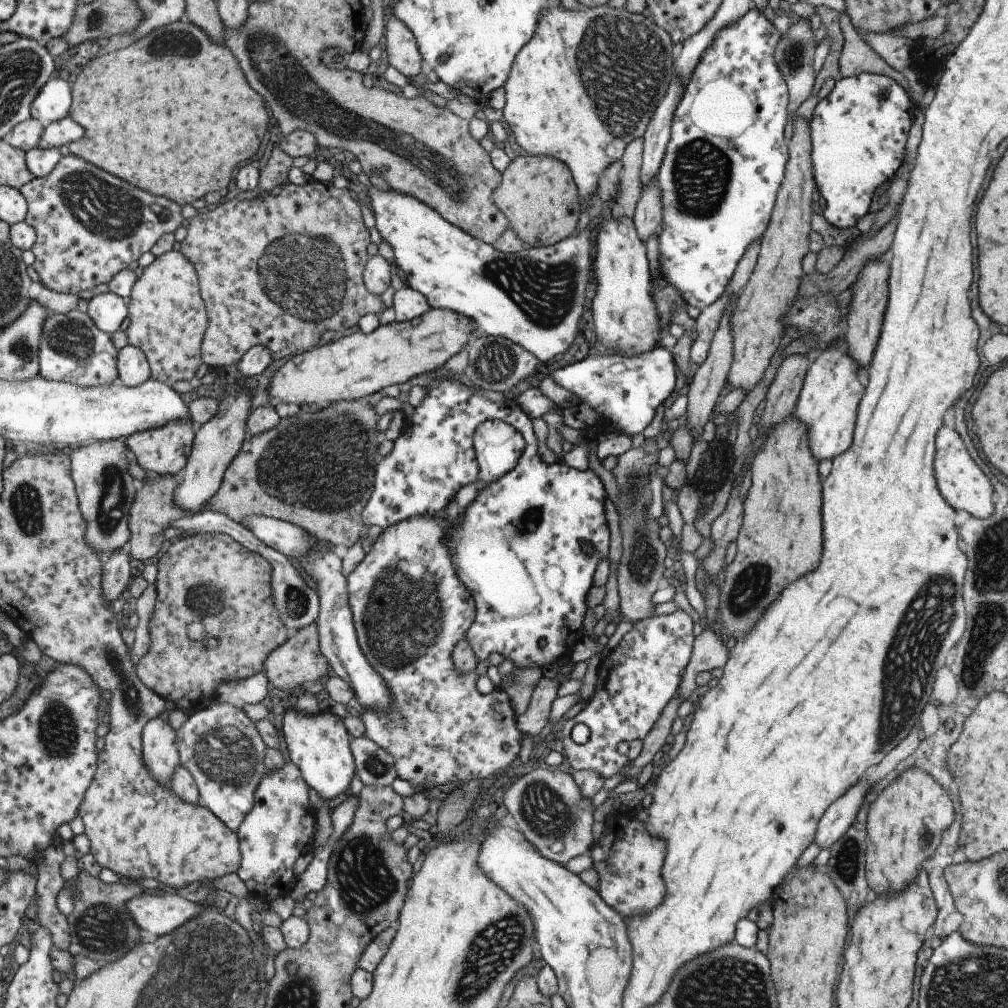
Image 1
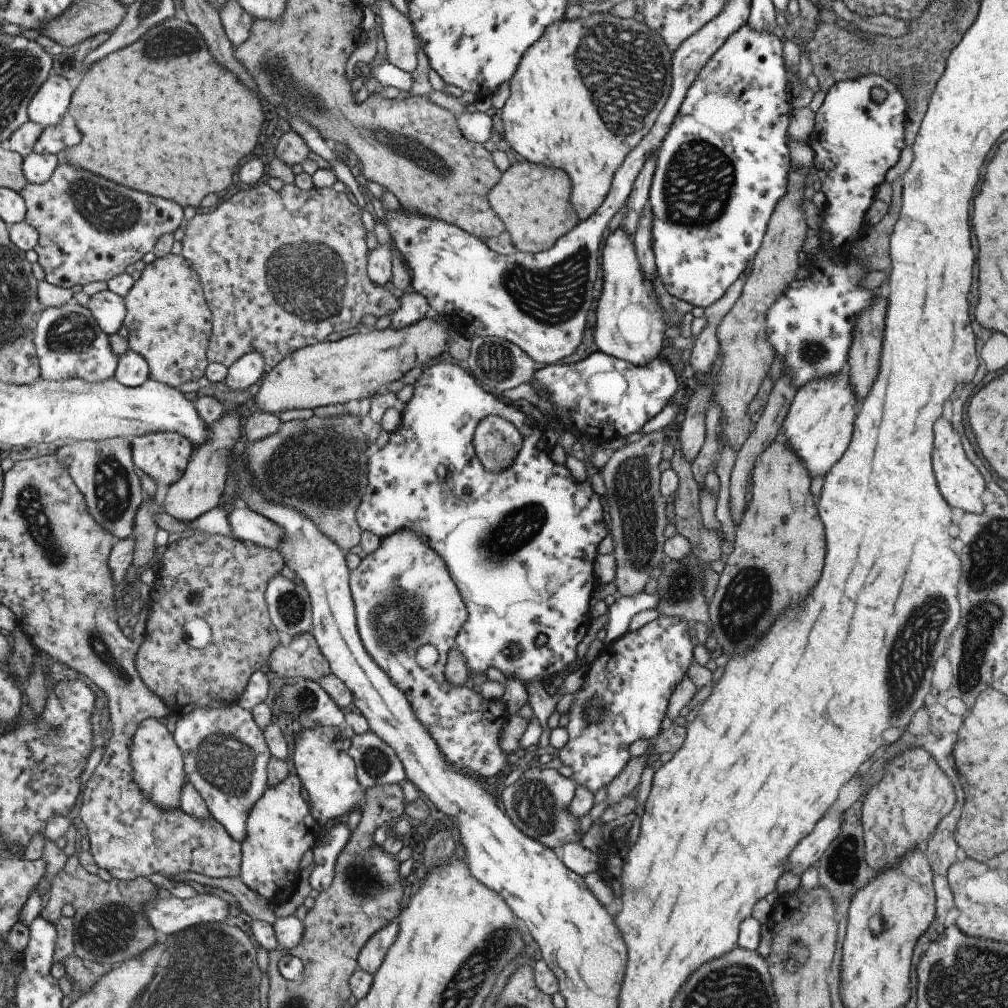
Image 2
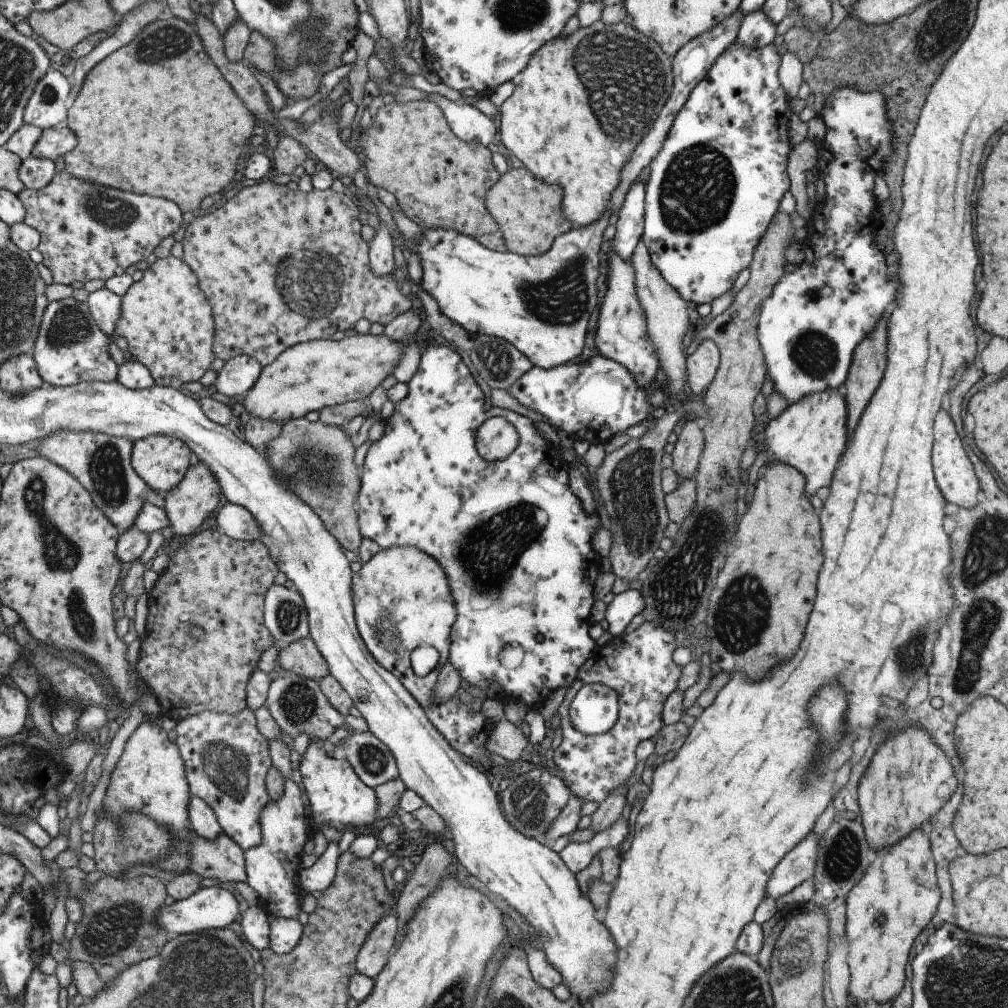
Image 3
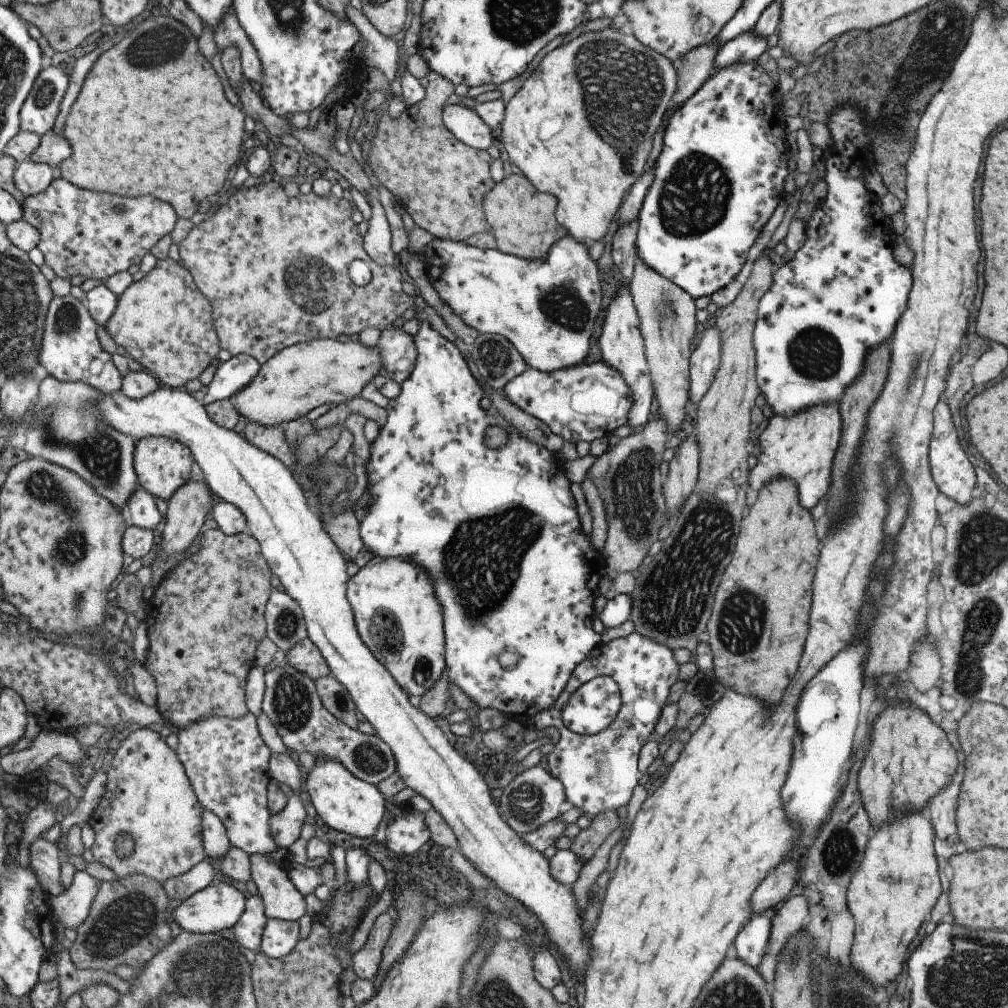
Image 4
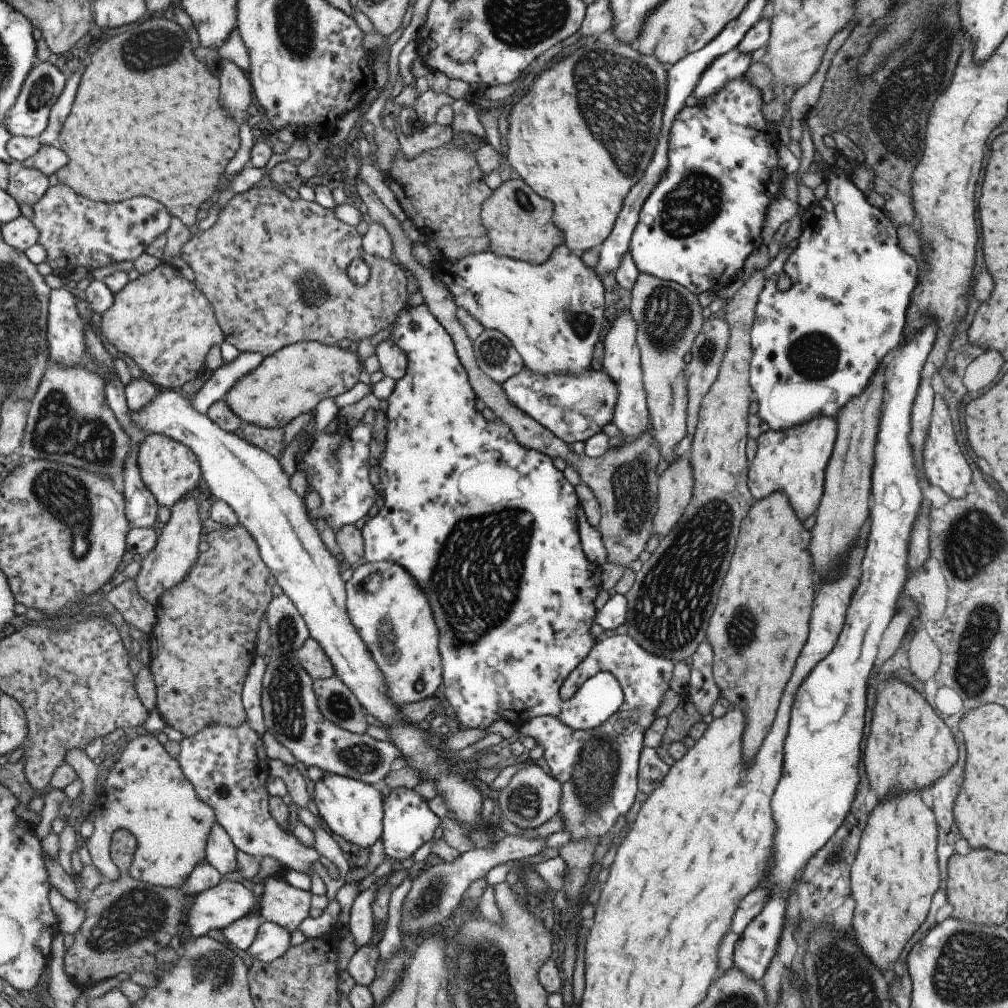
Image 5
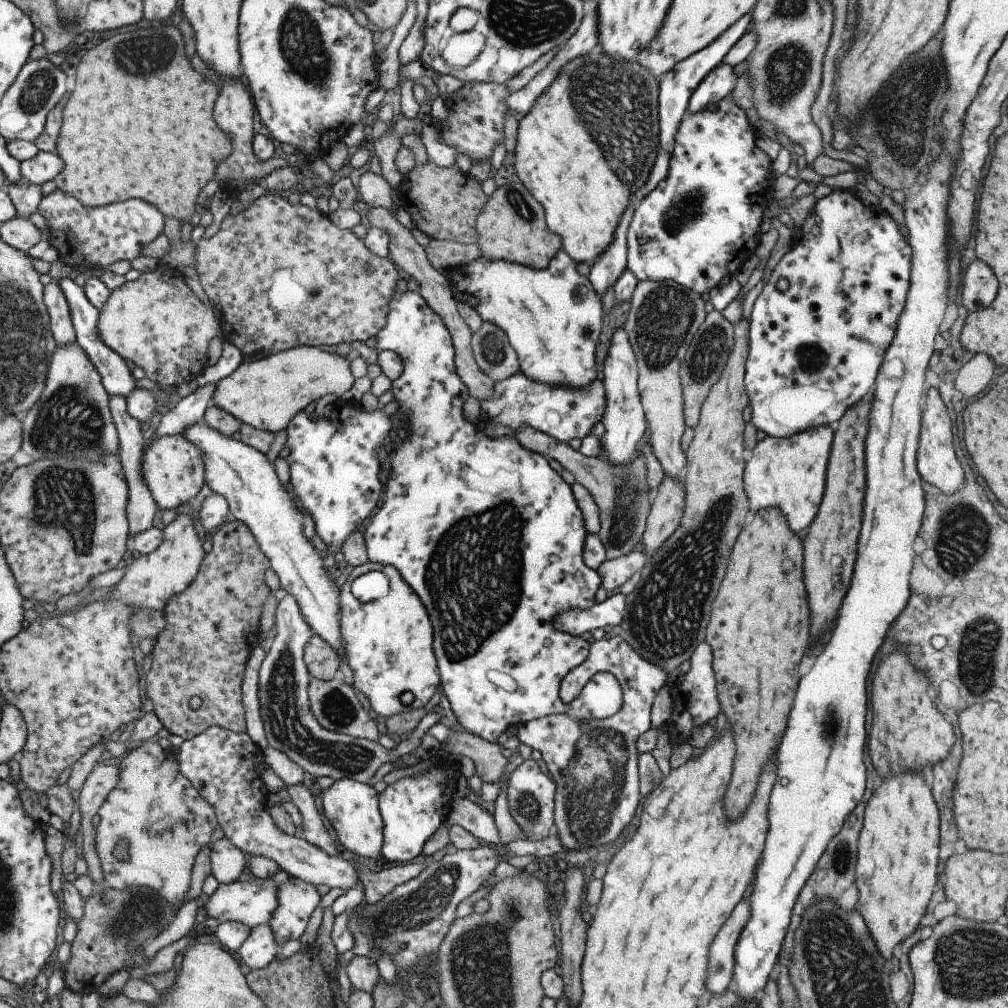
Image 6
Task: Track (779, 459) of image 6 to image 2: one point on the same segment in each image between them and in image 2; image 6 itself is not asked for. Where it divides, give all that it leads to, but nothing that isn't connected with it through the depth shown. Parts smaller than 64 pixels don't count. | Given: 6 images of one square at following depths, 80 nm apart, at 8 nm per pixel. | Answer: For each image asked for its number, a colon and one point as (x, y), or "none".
2: (817, 427)
3: (810, 433)
4: (801, 448)
5: (792, 460)

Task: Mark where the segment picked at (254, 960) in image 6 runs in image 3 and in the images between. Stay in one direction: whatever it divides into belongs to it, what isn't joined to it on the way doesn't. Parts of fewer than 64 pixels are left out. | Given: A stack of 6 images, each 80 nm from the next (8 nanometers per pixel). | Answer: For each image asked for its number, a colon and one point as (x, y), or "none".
3: (285, 933)
4: (278, 937)
5: (271, 941)

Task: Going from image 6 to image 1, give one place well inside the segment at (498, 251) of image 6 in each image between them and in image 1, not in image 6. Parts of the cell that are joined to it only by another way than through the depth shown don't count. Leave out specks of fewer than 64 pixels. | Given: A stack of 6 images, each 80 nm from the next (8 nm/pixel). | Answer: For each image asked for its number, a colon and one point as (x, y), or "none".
1: (536, 193)
2: (532, 202)
3: (528, 213)
4: (522, 221)
5: (517, 222)

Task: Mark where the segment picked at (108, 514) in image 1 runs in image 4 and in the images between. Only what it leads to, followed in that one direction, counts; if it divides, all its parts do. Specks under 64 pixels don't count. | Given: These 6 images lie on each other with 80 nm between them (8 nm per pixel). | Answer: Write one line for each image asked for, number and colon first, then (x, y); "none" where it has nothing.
2: (103, 471)
3: (101, 464)
4: (64, 430)

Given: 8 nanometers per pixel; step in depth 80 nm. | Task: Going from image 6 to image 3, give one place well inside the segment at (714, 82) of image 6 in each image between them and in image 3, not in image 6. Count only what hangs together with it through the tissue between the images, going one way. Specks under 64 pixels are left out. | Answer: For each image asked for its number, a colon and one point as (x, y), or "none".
3: (756, 29)
4: (746, 46)
5: (730, 64)

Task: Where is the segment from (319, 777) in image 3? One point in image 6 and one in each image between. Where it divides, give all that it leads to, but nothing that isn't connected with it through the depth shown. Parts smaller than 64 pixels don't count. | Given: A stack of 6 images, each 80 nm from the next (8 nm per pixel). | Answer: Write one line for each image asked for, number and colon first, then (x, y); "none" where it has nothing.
4: (345, 803)
5: (352, 809)
6: (351, 807)

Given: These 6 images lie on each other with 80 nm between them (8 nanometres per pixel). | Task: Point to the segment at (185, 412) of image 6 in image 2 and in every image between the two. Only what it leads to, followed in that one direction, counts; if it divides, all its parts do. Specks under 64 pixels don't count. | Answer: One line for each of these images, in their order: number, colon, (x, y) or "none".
2: (245, 370)
3: (238, 374)
4: (232, 375)
5: (220, 382)

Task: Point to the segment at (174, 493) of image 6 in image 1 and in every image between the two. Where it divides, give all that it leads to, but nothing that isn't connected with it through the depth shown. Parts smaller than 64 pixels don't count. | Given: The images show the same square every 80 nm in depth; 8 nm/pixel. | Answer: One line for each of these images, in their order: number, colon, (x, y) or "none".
1: (164, 449)
2: (162, 456)
3: (161, 461)
4: (161, 465)
5: (168, 469)

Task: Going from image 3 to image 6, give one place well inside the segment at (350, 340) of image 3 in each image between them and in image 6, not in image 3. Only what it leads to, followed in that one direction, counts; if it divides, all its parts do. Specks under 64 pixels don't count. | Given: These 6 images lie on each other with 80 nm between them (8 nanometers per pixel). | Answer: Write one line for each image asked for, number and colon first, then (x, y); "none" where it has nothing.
4: (296, 379)
5: (290, 382)
6: (266, 393)

